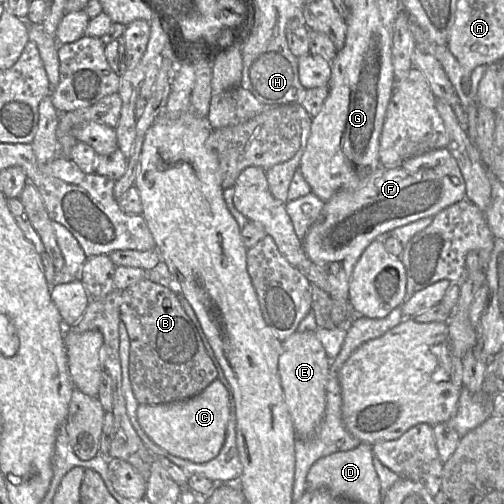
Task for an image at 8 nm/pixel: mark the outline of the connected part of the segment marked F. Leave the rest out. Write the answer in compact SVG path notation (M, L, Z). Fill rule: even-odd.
M444 147L412 157L396 168L381 166L356 189L340 189L324 202L320 218L309 228L302 240L302 247L308 259L325 271L330 286L329 296L332 300L330 320L334 327L347 326L352 321L349 301L350 277L359 257L373 240L397 227L421 218L434 217L443 209L465 197L465 181L458 163Z

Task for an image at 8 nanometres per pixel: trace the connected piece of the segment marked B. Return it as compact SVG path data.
M147 278L132 284L122 291L120 319L129 335L129 378L139 404L155 405L184 400L199 394L218 378L216 366L206 352L198 329L171 289Z

